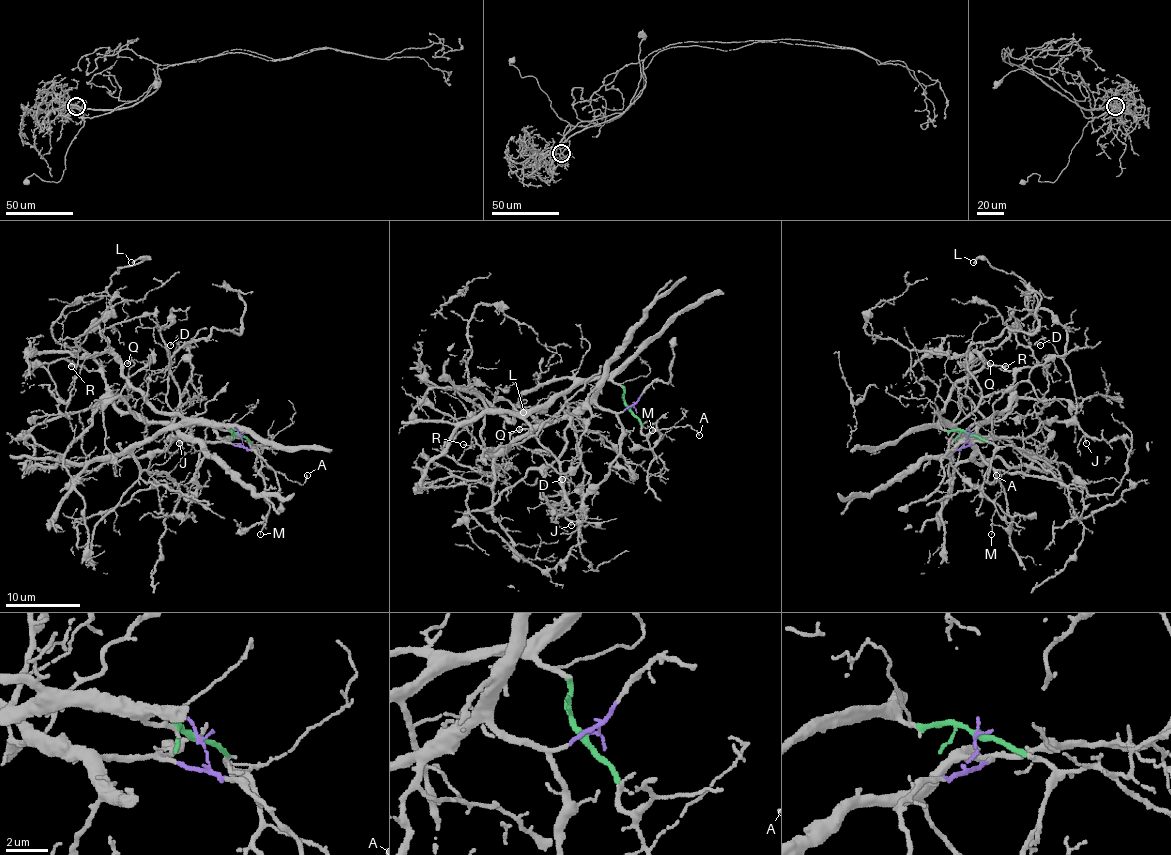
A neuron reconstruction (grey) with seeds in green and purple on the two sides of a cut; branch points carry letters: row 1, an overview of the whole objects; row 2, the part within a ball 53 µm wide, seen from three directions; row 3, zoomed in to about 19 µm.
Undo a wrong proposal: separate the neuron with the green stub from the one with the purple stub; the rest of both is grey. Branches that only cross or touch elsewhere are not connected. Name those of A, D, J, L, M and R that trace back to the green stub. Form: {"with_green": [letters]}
{"with_green": ["A", "L", "M"]}

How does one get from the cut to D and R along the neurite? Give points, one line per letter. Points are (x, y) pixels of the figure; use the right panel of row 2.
D: (968, 433), (966, 445), (1024, 439), (1043, 422), (1075, 415), (1069, 368), (1049, 341), (1039, 339), (1039, 345)
R: (968, 433), (966, 445), (974, 443), (964, 439), (1007, 405), (1013, 371), (1006, 366)

